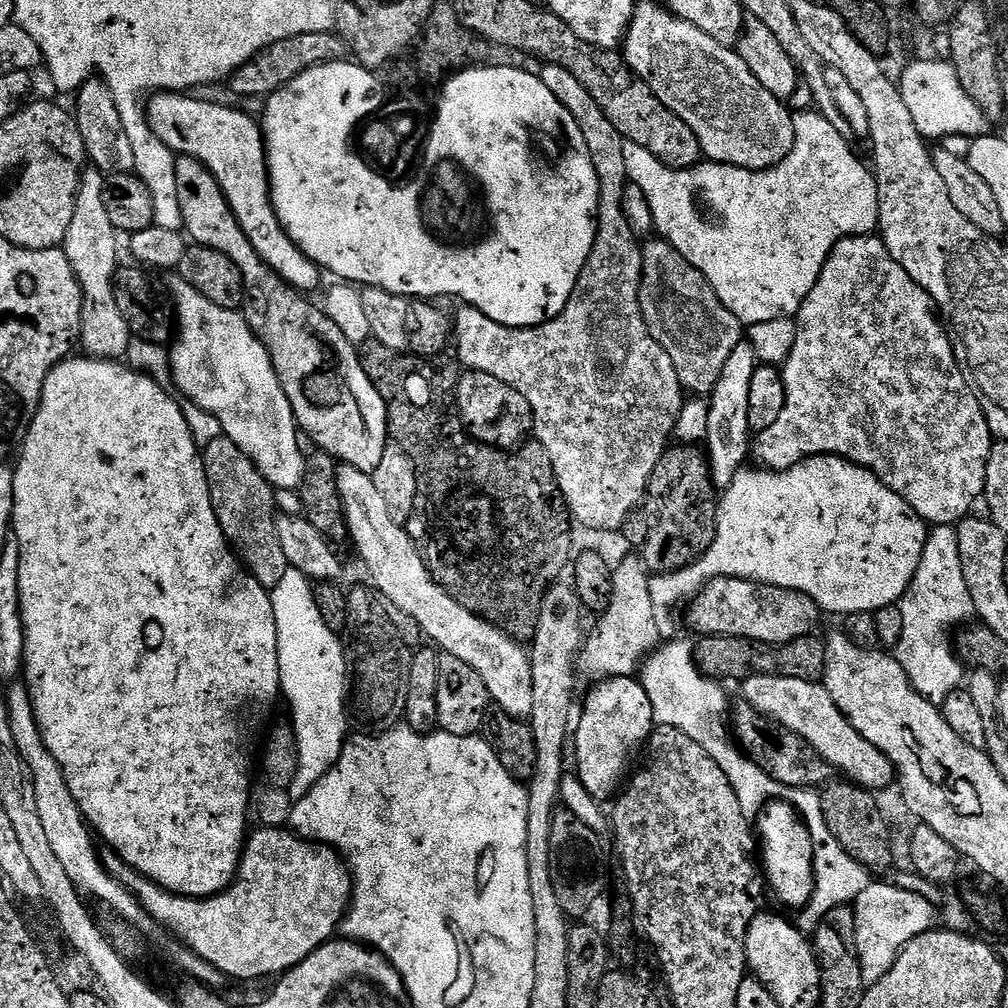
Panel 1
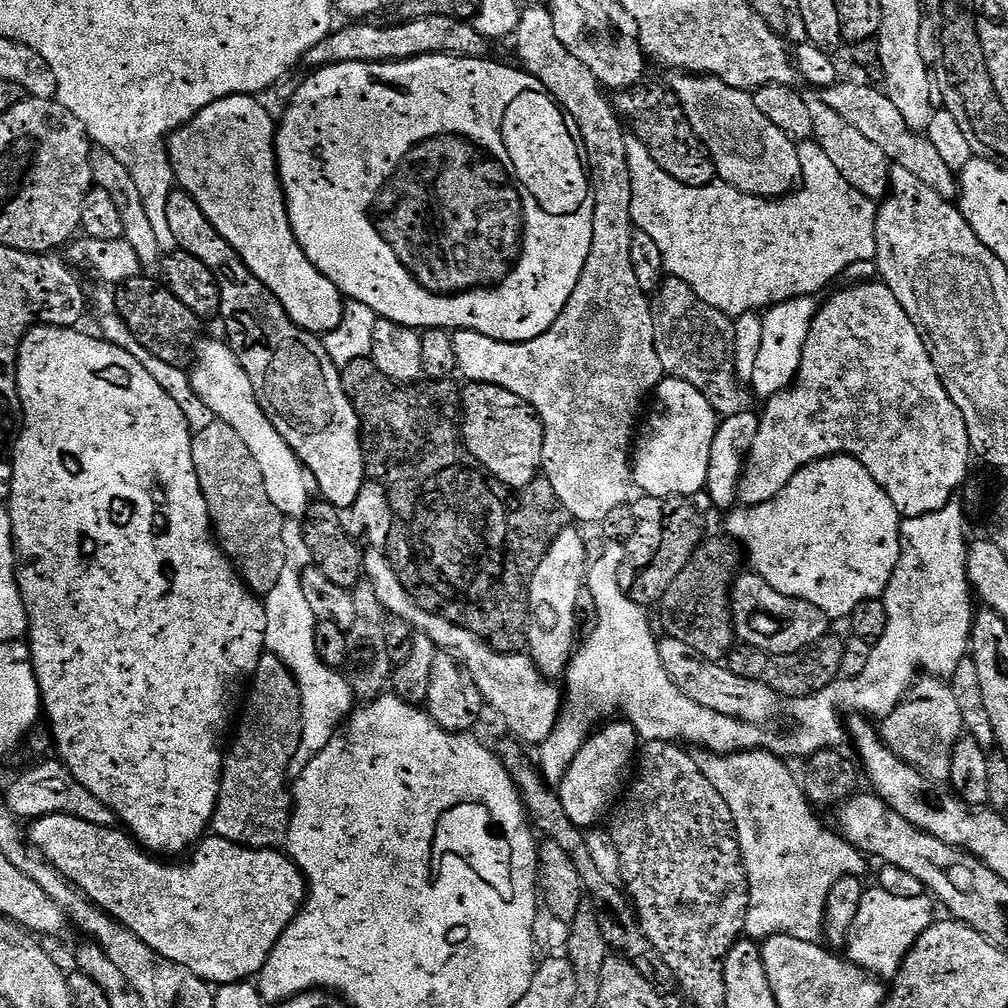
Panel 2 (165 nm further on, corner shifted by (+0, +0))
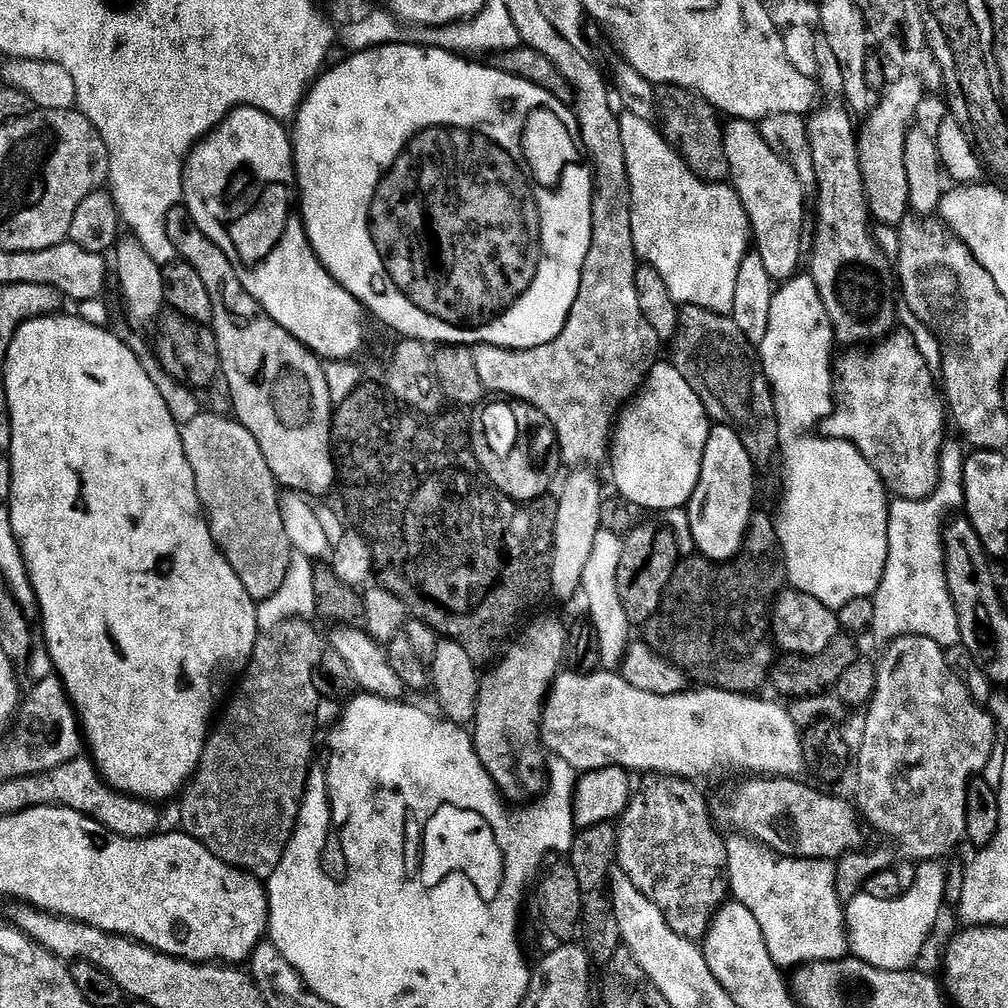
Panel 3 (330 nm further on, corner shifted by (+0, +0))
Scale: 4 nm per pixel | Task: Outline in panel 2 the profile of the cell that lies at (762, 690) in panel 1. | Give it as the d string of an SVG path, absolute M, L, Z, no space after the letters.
M664 638L659 641L659 645L666 672L686 696L698 702L698 706L706 706L706 710L761 726L767 725L767 720L779 714L782 697L770 686L762 686L762 682L754 682L750 678L738 678L738 674L731 672L723 663L697 656L690 646L686 646L686 642Z

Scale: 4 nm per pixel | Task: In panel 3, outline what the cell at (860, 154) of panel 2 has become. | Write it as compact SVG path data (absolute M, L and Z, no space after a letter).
M871 116L864 124L864 129L858 138L868 140L864 144L864 162L860 168L868 168L868 186L872 188L872 196L876 196L876 211L880 216L888 216L888 226L899 226L904 223L908 205L908 188L906 166L904 165L904 150L906 129L909 123L900 120L900 116Z

